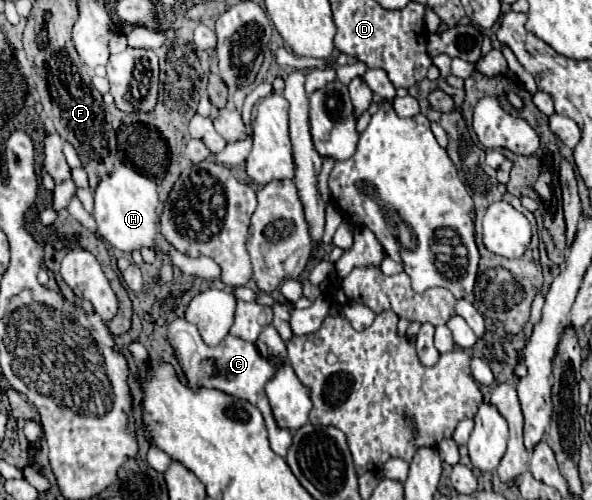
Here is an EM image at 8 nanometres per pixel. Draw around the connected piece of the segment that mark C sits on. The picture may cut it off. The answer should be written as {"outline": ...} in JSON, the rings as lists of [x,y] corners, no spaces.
{"outline":[[[184,318],[174,320],[168,326],[168,340],[170,340],[172,348],[176,350],[178,362],[182,366],[182,372],[184,372],[188,384],[192,388],[216,388],[216,390],[222,390],[226,394],[232,394],[236,398],[242,398],[242,400],[248,400],[250,404],[254,404],[264,416],[264,422],[266,422],[266,428],[268,428],[268,434],[270,434],[270,448],[278,456],[284,458],[290,444],[292,444],[292,434],[288,430],[280,430],[276,426],[274,416],[272,416],[264,386],[266,386],[266,382],[270,382],[274,378],[276,370],[274,370],[272,364],[268,364],[266,358],[260,356],[256,344],[228,334],[218,346],[210,348],[202,342],[198,328],[194,324],[186,322]]]}

